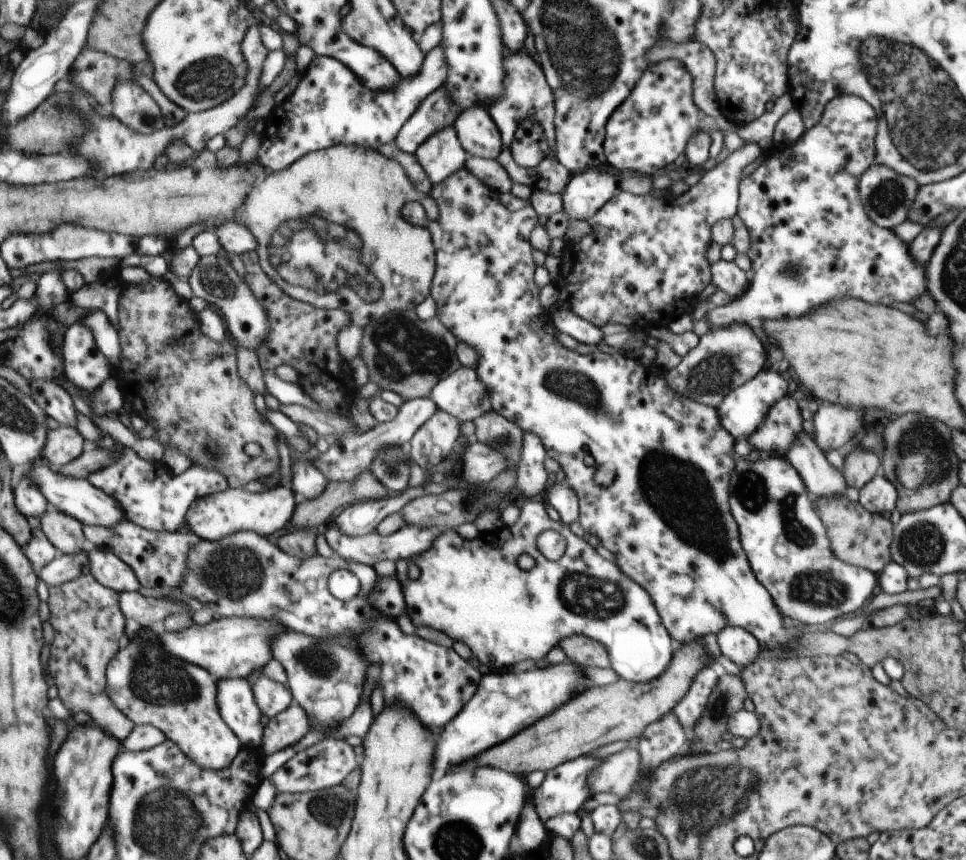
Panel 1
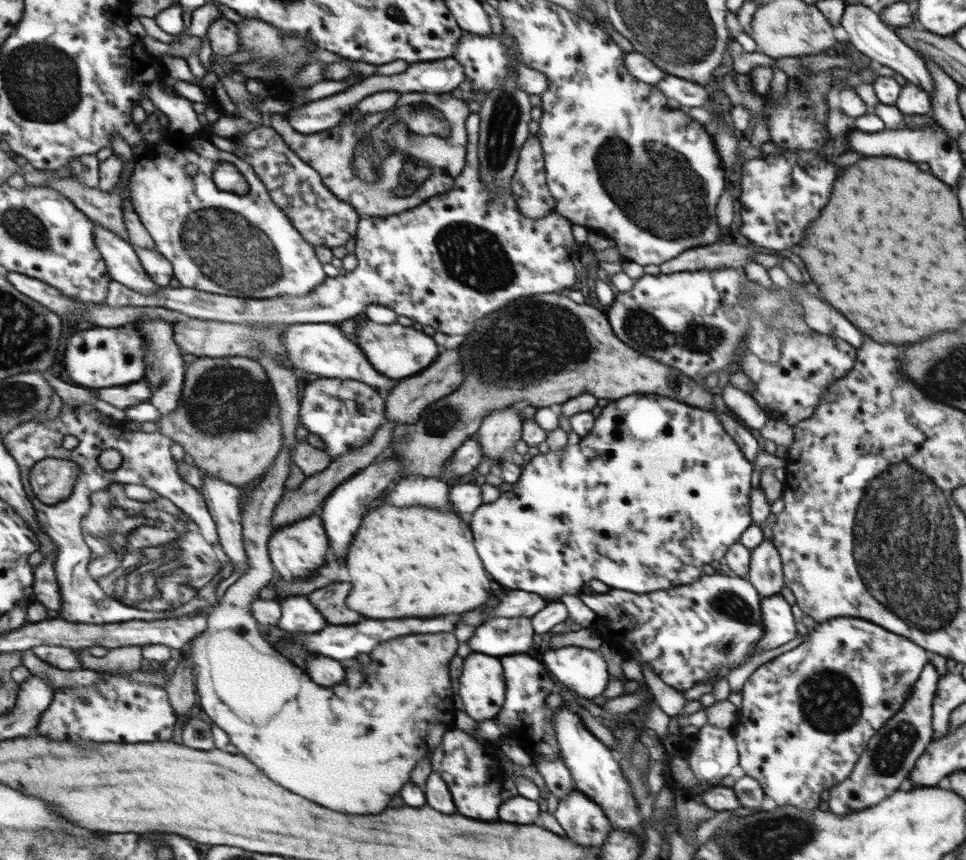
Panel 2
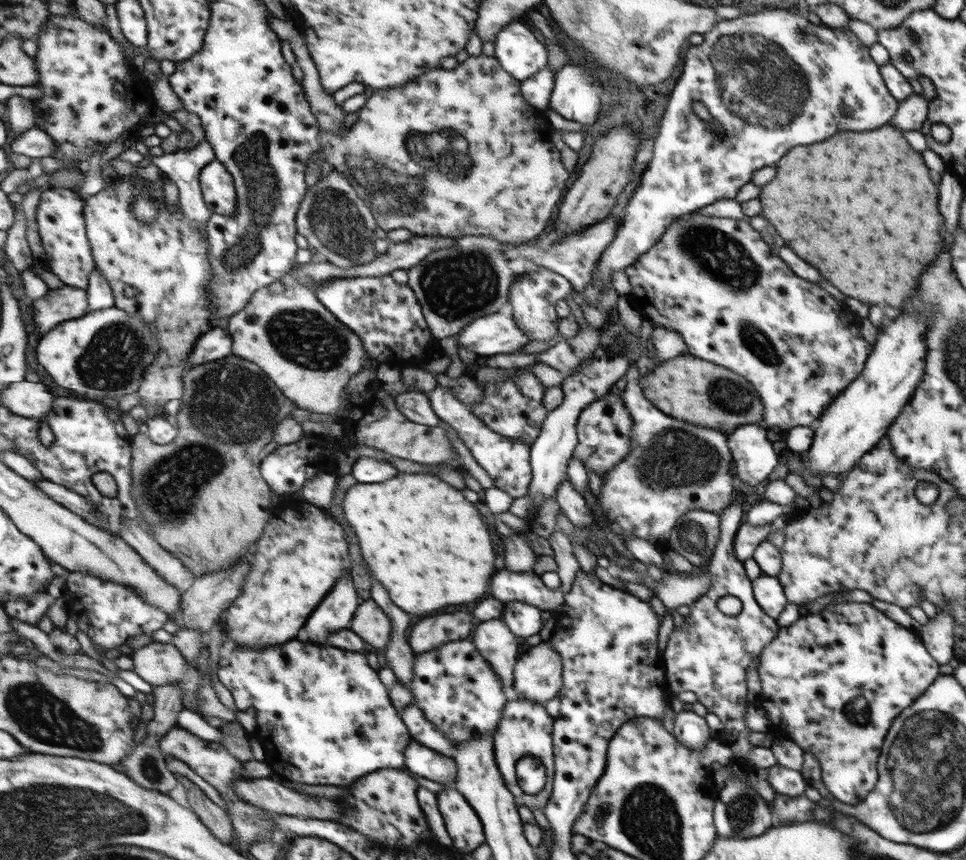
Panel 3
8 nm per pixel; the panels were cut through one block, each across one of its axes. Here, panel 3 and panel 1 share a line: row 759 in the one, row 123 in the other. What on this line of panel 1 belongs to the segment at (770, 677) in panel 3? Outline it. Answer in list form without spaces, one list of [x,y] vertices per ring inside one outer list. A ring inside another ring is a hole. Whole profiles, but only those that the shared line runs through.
[[[839,95],[824,107],[823,114],[820,116],[819,122],[809,128],[804,129],[803,134],[799,136],[799,140],[795,140],[793,144],[784,148],[781,154],[772,155],[766,153],[767,158],[761,166],[757,166],[749,175],[742,175],[738,184],[738,203],[736,208],[736,215],[741,218],[741,222],[745,224],[749,234],[751,244],[747,256],[752,264],[752,270],[749,273],[749,288],[747,292],[743,292],[738,297],[731,299],[723,306],[709,308],[705,312],[705,319],[708,326],[725,327],[727,324],[733,322],[743,322],[743,324],[753,325],[759,323],[761,320],[781,320],[785,316],[789,318],[799,318],[809,314],[811,310],[833,302],[833,300],[840,300],[841,298],[853,298],[855,300],[862,300],[869,304],[891,304],[895,302],[899,304],[907,304],[911,300],[915,300],[915,296],[923,294],[925,291],[925,271],[924,264],[919,264],[917,260],[913,260],[909,254],[908,243],[899,240],[891,230],[886,228],[879,228],[869,220],[864,211],[864,205],[861,204],[859,193],[859,178],[861,174],[873,164],[873,156],[875,156],[874,138],[878,126],[879,119],[875,116],[875,110],[865,102],[864,97],[857,95]]]

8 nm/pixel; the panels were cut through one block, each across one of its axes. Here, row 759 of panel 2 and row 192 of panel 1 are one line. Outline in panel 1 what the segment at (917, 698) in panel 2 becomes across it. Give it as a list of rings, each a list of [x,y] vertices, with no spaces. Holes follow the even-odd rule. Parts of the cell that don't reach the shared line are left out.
[[[877,163],[871,164],[859,178],[859,193],[865,214],[869,220],[873,221],[873,224],[887,230],[900,226],[909,217],[907,212],[909,212],[919,188],[920,186],[915,180],[905,178],[905,176],[893,172],[893,169]]]

